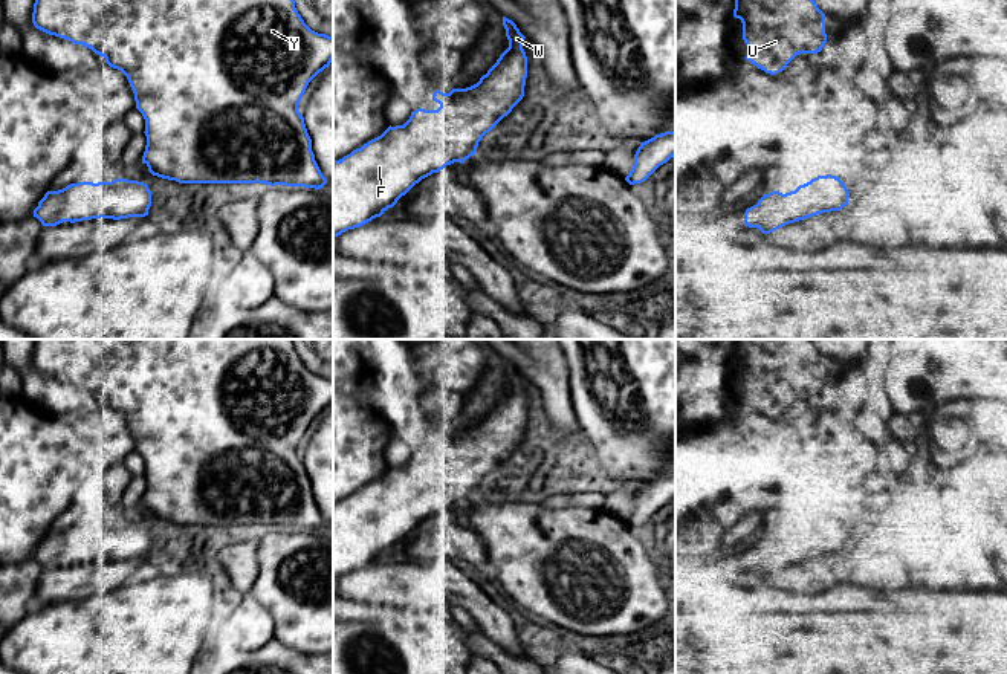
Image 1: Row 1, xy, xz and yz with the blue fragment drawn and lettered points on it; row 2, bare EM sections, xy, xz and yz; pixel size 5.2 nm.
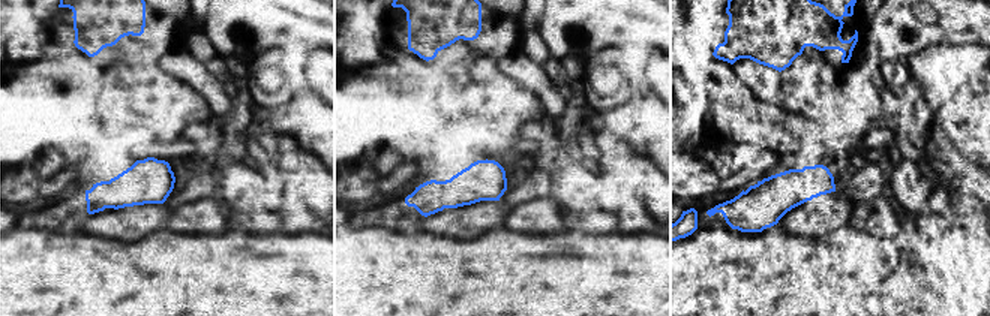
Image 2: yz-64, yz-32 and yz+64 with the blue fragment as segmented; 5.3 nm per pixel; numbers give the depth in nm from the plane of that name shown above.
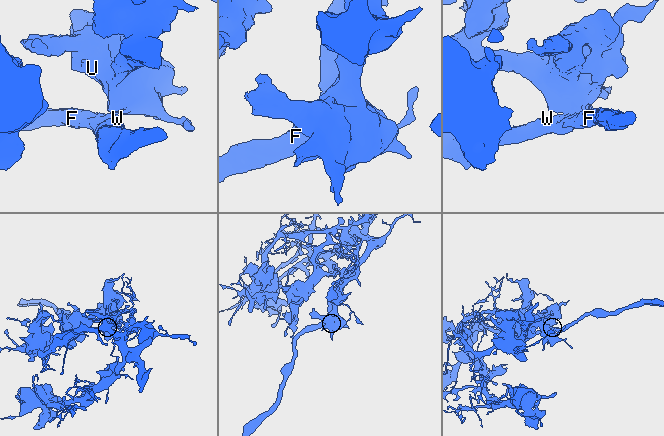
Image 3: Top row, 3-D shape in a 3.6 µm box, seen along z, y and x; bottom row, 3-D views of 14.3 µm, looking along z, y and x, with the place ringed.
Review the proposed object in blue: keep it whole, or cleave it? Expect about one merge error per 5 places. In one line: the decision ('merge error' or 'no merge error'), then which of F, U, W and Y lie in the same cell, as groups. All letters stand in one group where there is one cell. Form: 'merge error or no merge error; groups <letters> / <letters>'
no merge error; groups F U W Y

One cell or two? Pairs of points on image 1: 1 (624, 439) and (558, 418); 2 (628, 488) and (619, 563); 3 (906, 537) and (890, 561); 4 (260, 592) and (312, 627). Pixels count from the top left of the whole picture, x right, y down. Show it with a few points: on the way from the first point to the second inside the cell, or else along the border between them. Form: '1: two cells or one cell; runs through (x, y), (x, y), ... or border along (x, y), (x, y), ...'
1: two cells; border along (569, 388), (573, 413), (579, 425)
2: two cells; border along (604, 509), (624, 521)
3: two cells; border along (896, 554), (902, 561)
4: one cell; runs through (272, 592), (277, 592), (300, 615)

